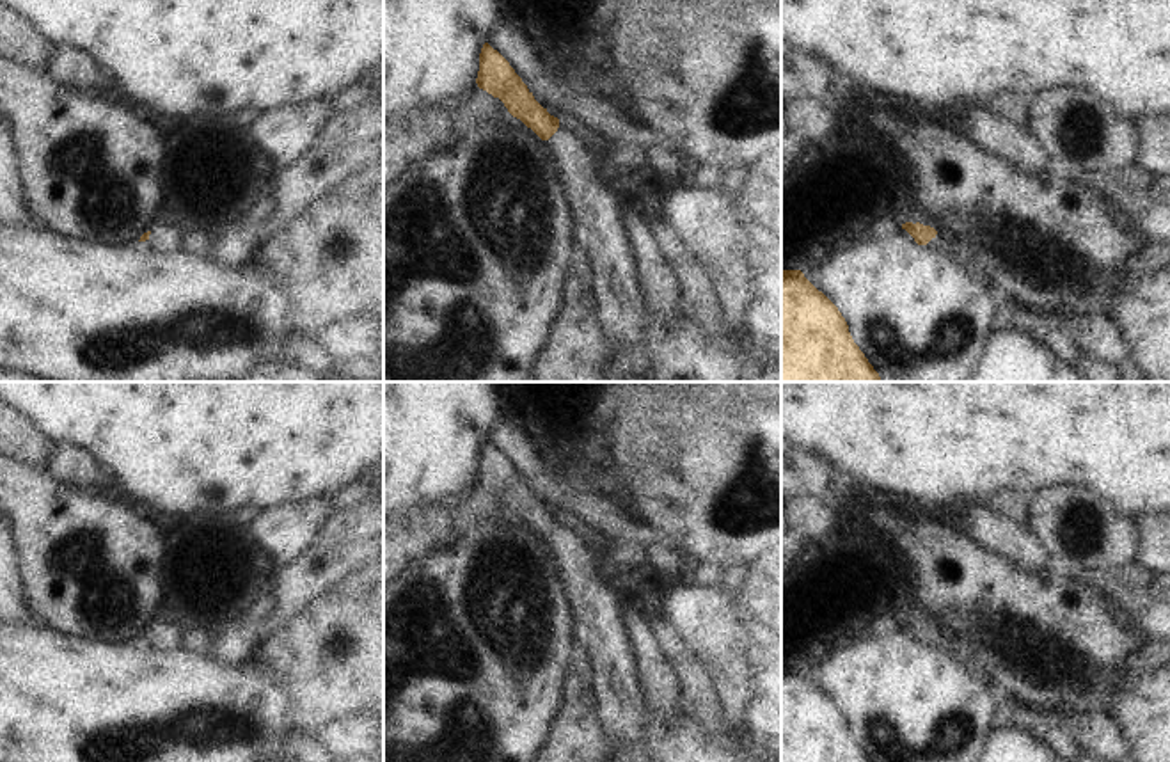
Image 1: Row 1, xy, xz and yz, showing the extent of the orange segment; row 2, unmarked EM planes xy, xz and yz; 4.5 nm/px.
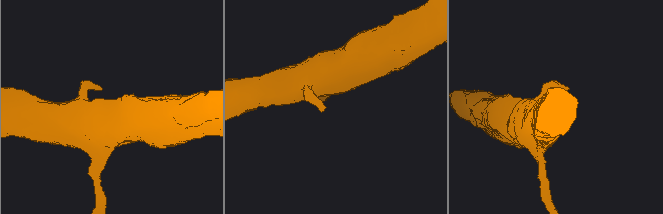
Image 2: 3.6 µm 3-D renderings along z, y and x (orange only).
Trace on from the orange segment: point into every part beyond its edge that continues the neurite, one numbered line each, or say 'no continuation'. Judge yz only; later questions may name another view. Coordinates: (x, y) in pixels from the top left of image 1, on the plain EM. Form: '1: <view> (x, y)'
1: yz (945, 640)

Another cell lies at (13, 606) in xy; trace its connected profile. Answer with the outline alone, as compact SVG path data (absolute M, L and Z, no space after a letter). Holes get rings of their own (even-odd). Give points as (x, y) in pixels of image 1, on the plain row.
M0 513L0 623L25 625L32 622L21 591L18 551L7 519Z

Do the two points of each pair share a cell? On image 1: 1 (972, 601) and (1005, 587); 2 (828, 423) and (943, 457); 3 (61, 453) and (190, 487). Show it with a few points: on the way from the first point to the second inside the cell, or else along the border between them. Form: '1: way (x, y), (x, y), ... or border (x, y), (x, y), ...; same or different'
1: way (980, 601), (991, 601), (996, 595); same
2: way (856, 423), (909, 423), (915, 428); same
3: border (59, 443), (80, 446), (100, 464); different

